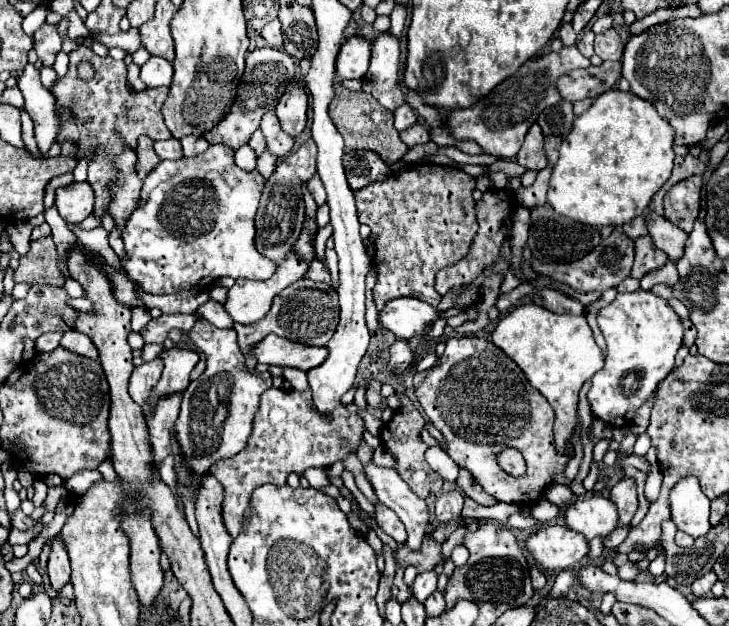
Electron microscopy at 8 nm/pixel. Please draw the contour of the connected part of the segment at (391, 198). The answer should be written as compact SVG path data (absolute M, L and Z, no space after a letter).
M419 163L399 169L397 173L391 173L385 181L379 183L375 181L355 191L359 221L367 223L371 227L371 233L375 233L373 269L377 271L377 283L373 287L373 303L377 311L383 311L383 307L389 301L399 297L415 297L427 301L433 307L439 305L441 297L433 287L437 271L465 259L471 251L471 243L477 233L475 201L471 197L473 189L475 189L475 179L463 173L461 169L433 165L433 163Z

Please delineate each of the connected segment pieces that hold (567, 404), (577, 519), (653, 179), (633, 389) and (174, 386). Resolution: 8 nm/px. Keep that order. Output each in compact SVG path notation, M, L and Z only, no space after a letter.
M535 303L509 311L493 329L491 341L503 349L527 375L529 383L545 395L557 413L555 443L559 451L571 451L571 435L577 421L577 401L581 385L603 367L603 355L593 339L585 317L557 315Z
M599 495L577 499L565 511L567 527L579 531L587 541L599 537L605 541L619 525L619 513L613 499Z
M611 89L597 97L593 105L575 119L571 133L563 139L559 147L559 159L551 173L547 201L555 213L577 223L589 227L621 227L649 207L653 195L671 175L673 157L673 131L669 123L657 115L655 107L633 93Z
M637 289L633 293L619 293L617 297L629 297L629 309L625 309L625 303L621 303L621 307L611 303L597 313L597 325L607 341L607 359L605 367L591 379L587 399L595 417L615 427L627 427L637 409L657 389L659 381L673 369L685 327L669 301L657 297L653 291Z
M183 347L165 349L159 357L161 357L165 369L163 369L159 383L153 389L151 403L155 403L155 399L161 397L161 395L185 391L187 385L189 385L189 373L199 361L199 353L193 353L193 351L183 349Z

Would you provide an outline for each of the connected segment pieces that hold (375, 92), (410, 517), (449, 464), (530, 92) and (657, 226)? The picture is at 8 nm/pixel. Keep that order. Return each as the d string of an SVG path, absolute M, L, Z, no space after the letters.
M385 31L371 45L371 65L365 73L363 91L371 93L383 107L393 111L403 105L403 91L399 89L399 39Z
M369 463L365 465L365 473L375 487L379 501L393 509L407 527L405 545L413 551L419 551L429 525L427 503L409 489L409 485L399 477L395 469L385 469Z
M429 447L425 451L425 459L427 459L429 467L433 471L437 471L443 479L447 479L447 481L455 481L457 479L459 467L457 467L457 463L441 447Z
M577 45L563 47L559 53L547 53L535 57L527 61L515 75L505 79L499 87L495 87L495 91L483 97L475 107L449 113L447 127L451 129L455 139L473 139L485 149L485 153L511 159L521 149L527 129L531 127L531 123L537 121L537 115L545 107L551 107L561 101L561 95L557 91L559 75L565 75L575 69L585 69L589 65L591 61L581 55Z
M653 211L647 215L647 229L649 229L649 235L653 237L655 247L665 251L669 255L669 259L677 261L683 257L685 241L689 237L687 231L683 231L681 227L673 225L671 221L667 221L665 217L661 217Z

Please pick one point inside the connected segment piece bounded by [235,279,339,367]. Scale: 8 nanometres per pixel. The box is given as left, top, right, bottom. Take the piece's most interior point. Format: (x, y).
(307, 312)

